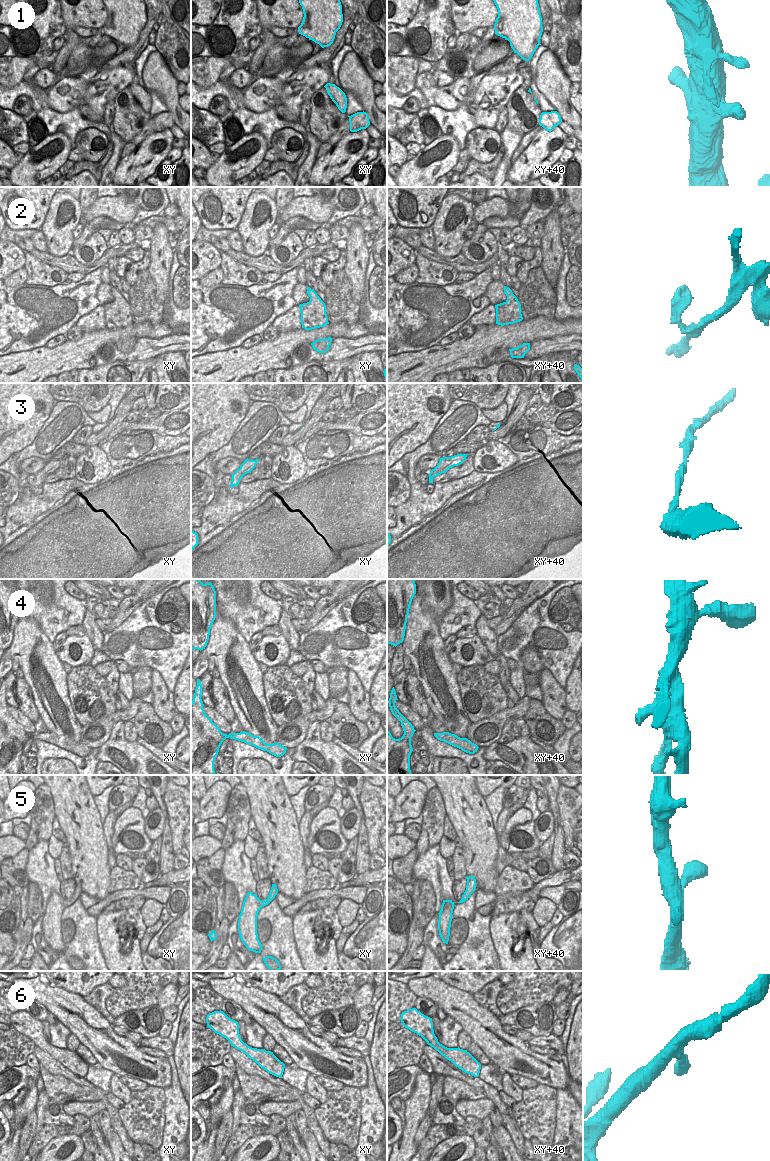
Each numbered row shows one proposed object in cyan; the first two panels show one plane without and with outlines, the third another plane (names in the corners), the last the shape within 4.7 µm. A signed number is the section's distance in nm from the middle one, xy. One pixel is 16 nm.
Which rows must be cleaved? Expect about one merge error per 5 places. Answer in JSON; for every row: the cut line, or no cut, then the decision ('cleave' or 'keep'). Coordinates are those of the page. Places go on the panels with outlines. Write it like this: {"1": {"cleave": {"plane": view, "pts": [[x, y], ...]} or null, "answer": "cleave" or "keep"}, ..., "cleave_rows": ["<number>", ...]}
{"1": {"cleave": null, "answer": "keep"}, "2": {"cleave": null, "answer": "keep"}, "3": {"cleave": null, "answer": "keep"}, "4": {"cleave": {"plane": "xy", "pts": [[231, 734], [229, 736]]}, "answer": "cleave"}, "5": {"cleave": null, "answer": "keep"}, "6": {"cleave": null, "answer": "keep"}, "cleave_rows": ["4"]}

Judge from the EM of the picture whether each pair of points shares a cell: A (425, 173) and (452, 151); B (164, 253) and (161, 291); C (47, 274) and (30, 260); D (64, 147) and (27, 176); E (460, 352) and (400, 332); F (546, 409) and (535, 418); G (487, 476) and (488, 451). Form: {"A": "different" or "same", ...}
{"A": "same", "B": "same", "C": "same", "D": "same", "E": "different", "F": "same", "G": "same"}

